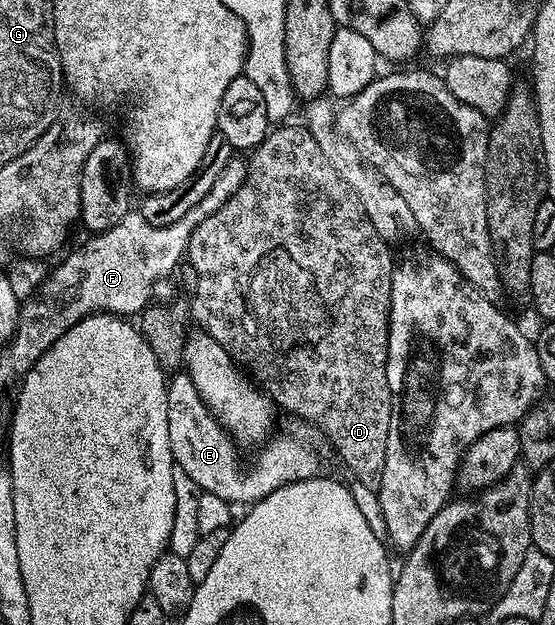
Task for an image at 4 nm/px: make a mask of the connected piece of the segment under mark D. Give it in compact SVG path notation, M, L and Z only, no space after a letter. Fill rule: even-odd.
M280 125L269 130L267 137L251 152L247 160L248 176L233 195L202 225L192 231L186 252L186 263L192 266L196 274L196 303L194 299L194 319L208 332L222 349L239 365L259 386L277 408L285 407L292 415L301 415L309 419L326 438L332 442L334 450L340 454L342 462L355 482L366 485L369 493L379 492L382 485L382 465L386 461L386 437L390 433L390 385L386 381L386 361L388 360L388 318L390 317L390 289L392 288L392 268L394 258L389 240L383 239L374 229L366 209L362 209L360 199L342 181L342 177L326 161L322 149L307 126L288 127Z

